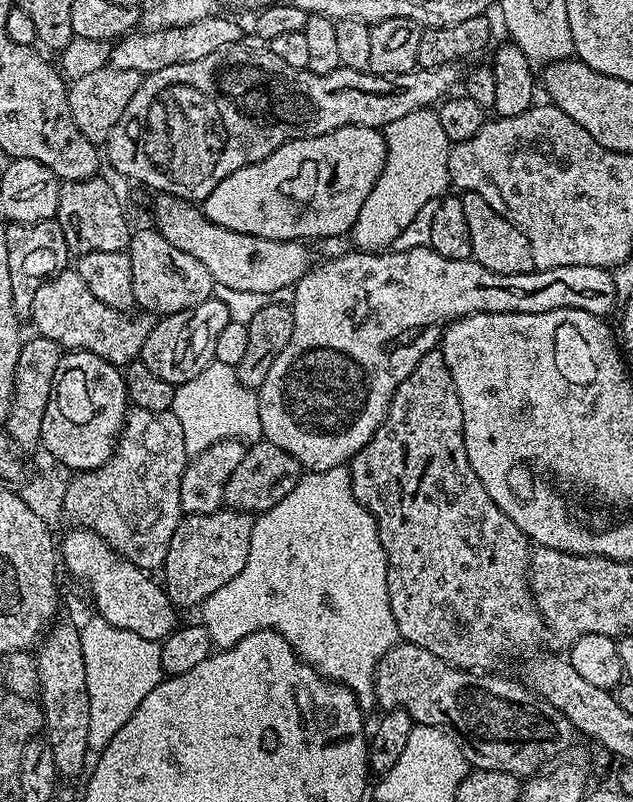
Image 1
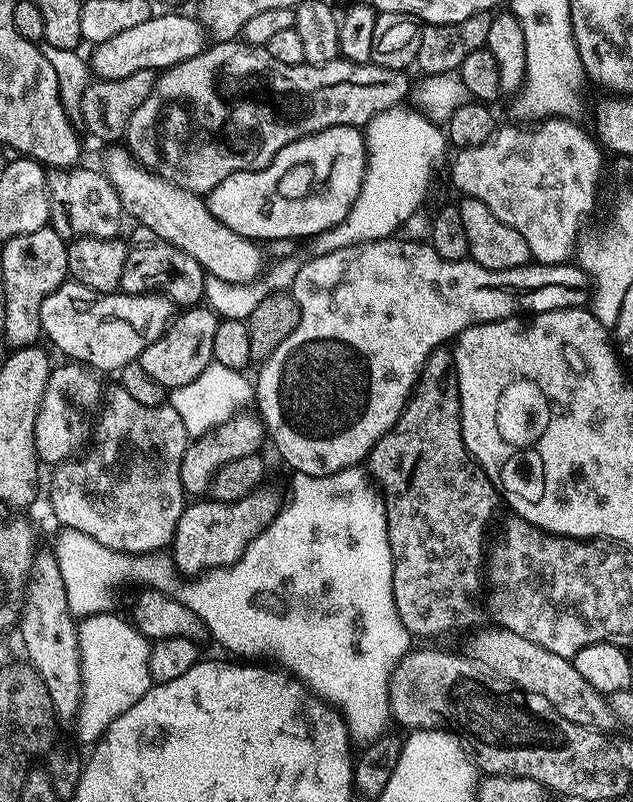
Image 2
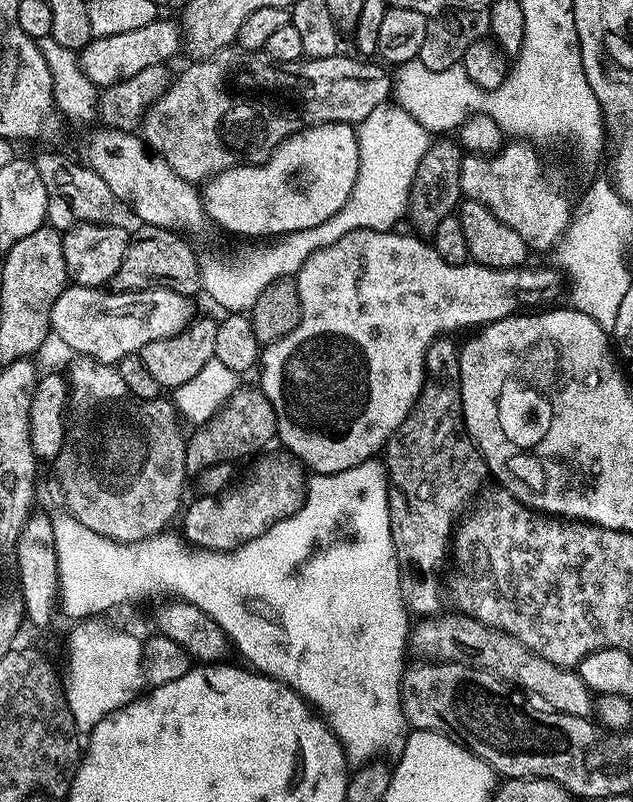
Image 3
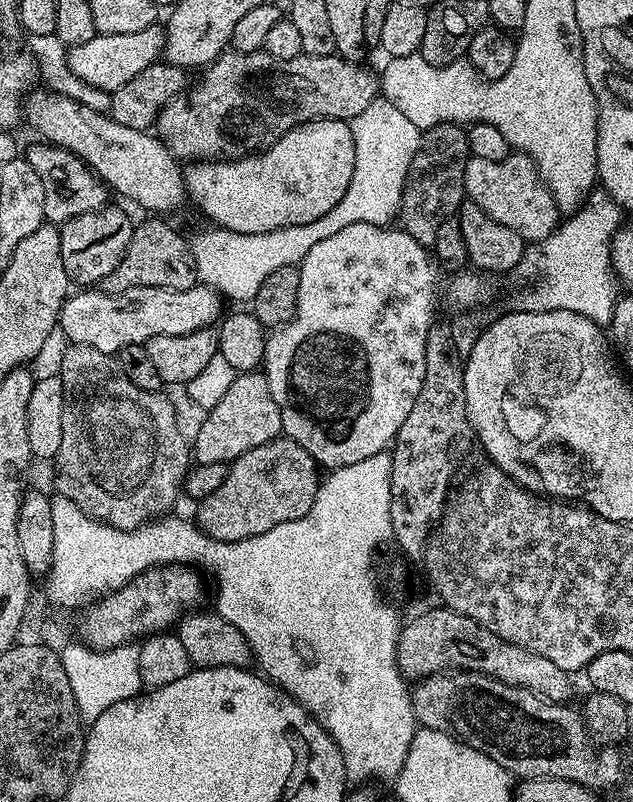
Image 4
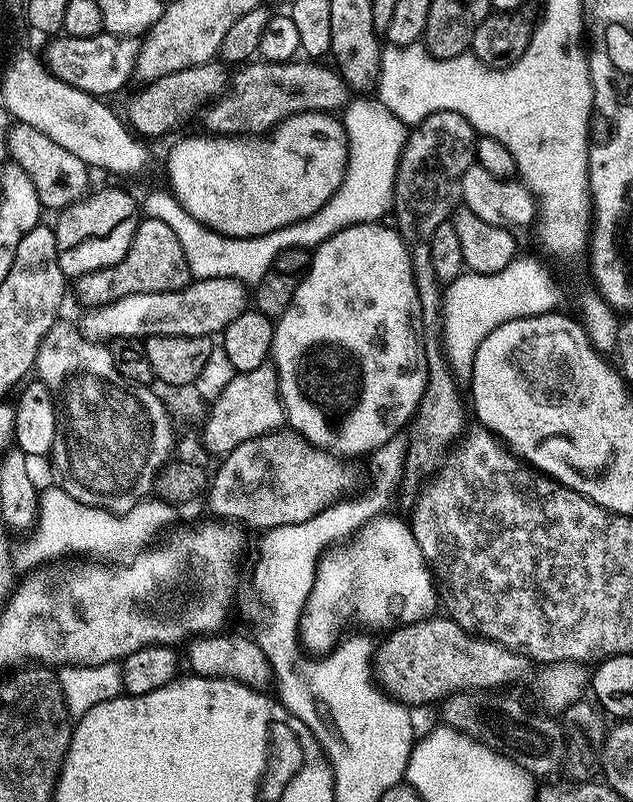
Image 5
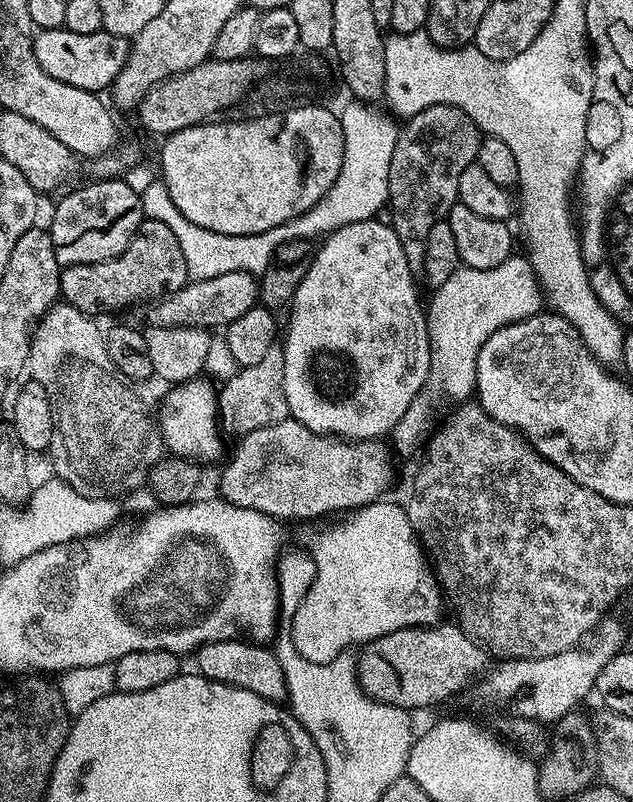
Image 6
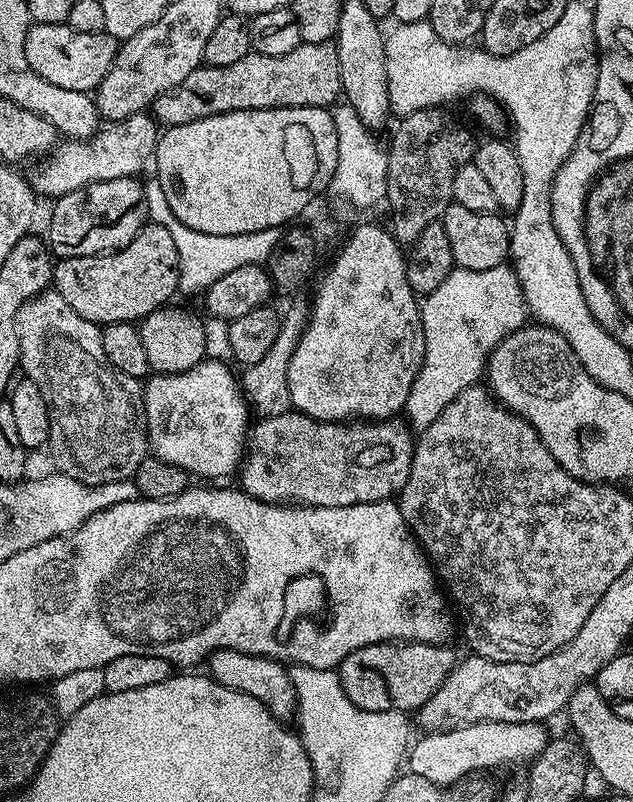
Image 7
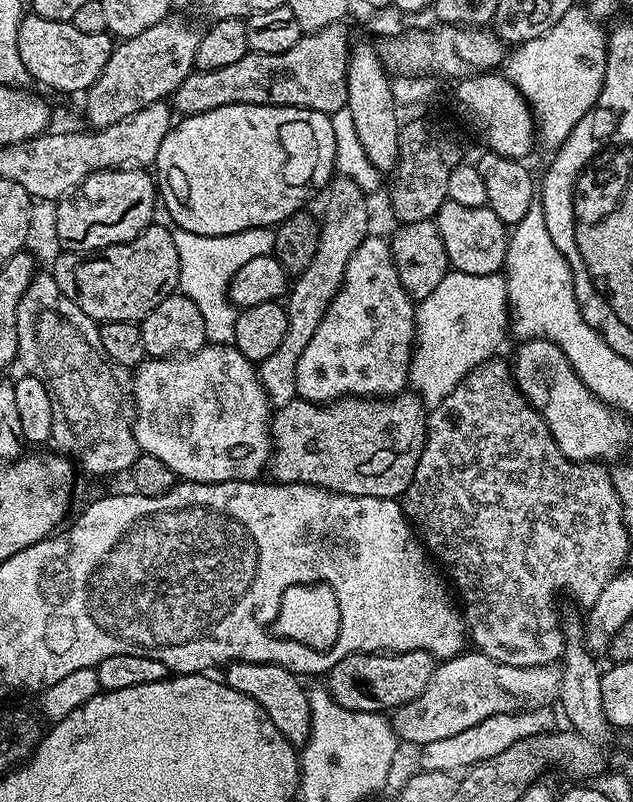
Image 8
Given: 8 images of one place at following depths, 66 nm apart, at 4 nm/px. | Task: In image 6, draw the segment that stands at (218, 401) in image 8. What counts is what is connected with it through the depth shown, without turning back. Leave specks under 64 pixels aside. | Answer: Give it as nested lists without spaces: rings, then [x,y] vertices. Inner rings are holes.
[[[197,378],[167,389],[168,397],[158,411],[158,419],[164,447],[169,453],[187,456],[197,462],[219,458],[224,444],[220,441],[222,429],[218,423],[218,392],[211,386],[207,379]]]

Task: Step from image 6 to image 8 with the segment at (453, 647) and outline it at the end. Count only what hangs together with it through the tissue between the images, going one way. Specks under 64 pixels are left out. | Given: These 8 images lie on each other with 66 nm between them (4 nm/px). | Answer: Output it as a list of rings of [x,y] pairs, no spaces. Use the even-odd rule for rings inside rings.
[[[355,652],[342,658],[326,673],[329,694],[346,710],[391,713],[418,698],[432,677],[437,661],[428,652]]]

